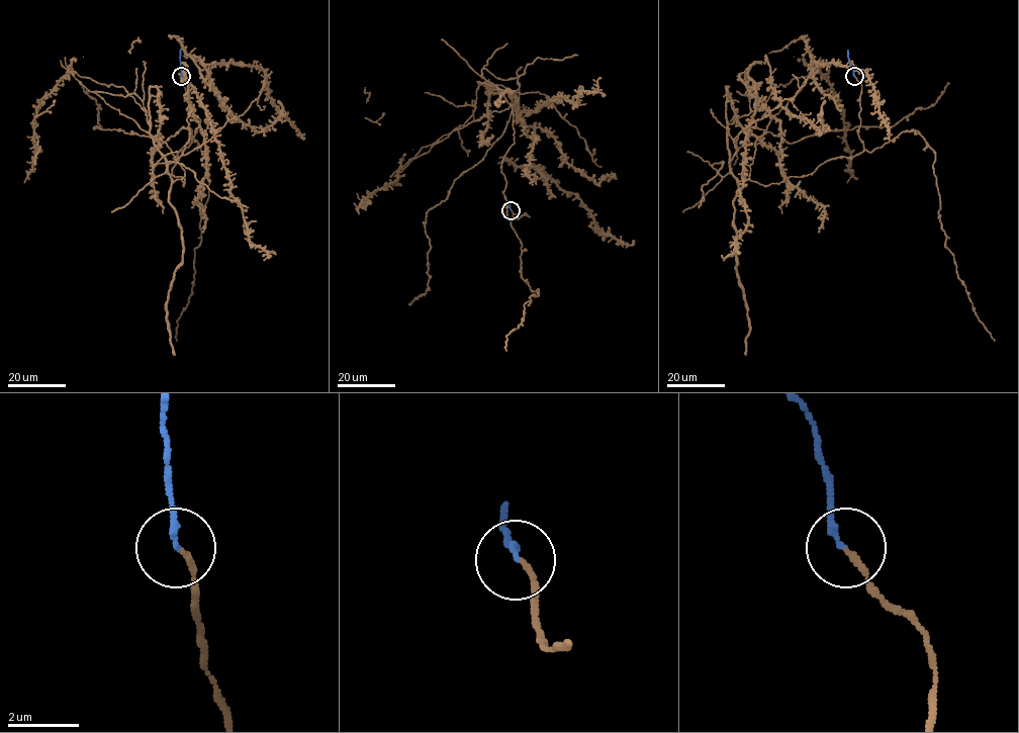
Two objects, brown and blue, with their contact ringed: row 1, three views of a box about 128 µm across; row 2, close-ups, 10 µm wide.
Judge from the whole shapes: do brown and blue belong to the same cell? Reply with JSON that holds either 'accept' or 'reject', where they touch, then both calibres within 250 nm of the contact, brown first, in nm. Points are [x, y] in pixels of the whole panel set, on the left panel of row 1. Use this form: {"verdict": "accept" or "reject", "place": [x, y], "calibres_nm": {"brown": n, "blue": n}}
{"verdict": "accept", "place": [181, 76], "calibres_nm": {"brown": 150, "blue": 180}}

